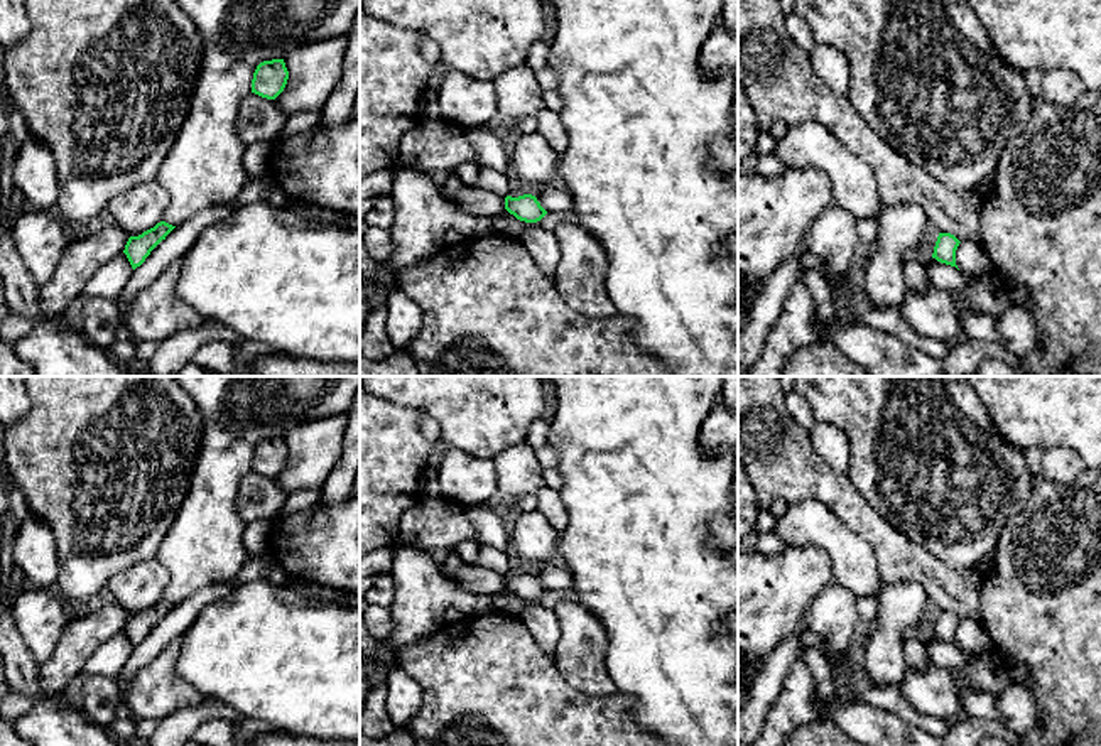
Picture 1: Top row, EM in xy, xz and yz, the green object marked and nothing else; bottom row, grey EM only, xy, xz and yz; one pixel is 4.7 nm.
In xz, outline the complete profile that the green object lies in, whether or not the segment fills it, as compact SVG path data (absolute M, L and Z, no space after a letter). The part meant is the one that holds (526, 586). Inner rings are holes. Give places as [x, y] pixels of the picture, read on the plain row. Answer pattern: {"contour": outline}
{"contour": "M523 572L518 576L507 574L505 587L510 592L513 592L517 597L525 601L537 601L547 592L547 589L540 584L537 576L532 572Z"}

